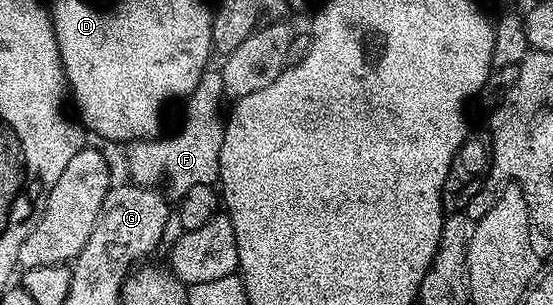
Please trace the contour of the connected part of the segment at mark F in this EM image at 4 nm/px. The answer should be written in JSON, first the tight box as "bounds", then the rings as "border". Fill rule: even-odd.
{"bounds":[127,71,227,198],"border":[[[204,71],[187,98],[185,122],[173,136],[143,139],[127,147],[128,178],[134,185],[157,186],[164,176],[167,178],[168,193],[175,198],[182,197],[189,189],[198,185],[214,185],[219,178],[220,152],[227,127],[227,106],[224,94],[224,78],[220,71]]]}

